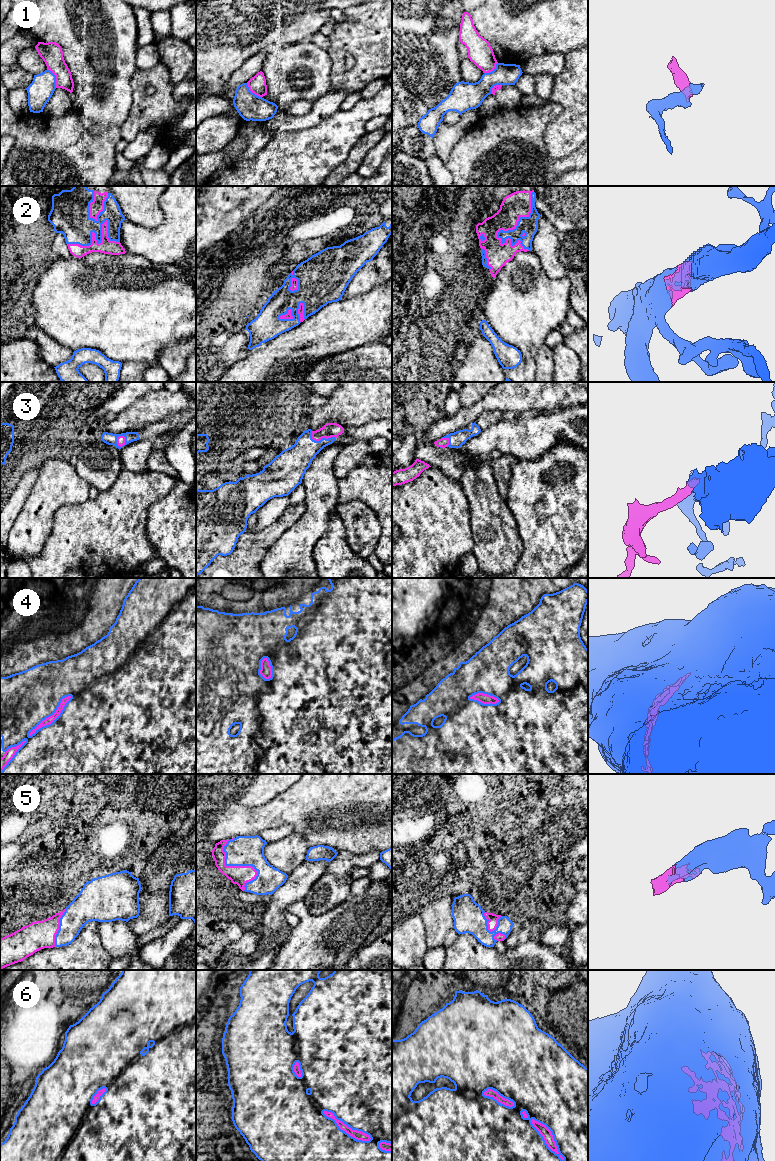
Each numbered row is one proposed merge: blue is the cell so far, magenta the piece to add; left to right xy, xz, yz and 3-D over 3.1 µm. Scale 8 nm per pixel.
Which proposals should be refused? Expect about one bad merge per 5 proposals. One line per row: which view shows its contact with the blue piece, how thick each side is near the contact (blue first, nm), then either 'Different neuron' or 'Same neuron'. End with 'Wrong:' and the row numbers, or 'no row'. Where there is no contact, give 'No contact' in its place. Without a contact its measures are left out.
1: Touches blue in xy. Thickness 200 nm (blue) against 170 nm. Different neuron
2: Touches blue in yz. Thickness 140 nm (blue) against 200 nm. Same neuron
3: Touches blue in xz. Thickness 220 nm (blue) against 120 nm. Same neuron
4: Touches blue in xy. Thickness 440 nm (blue) against 60 nm. Same neuron
5: Touches blue in xz. Thickness 240 nm (blue) against 150 nm. Same neuron
6: Touches blue in xz. Thickness 500 nm (blue) against 70 nm. Same neuron
Wrong: 1

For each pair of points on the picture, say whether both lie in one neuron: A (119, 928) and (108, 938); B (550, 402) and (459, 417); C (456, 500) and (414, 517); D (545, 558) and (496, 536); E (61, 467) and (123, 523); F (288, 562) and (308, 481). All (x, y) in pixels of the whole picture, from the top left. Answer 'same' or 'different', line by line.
A: same
B: same
C: same
D: different
E: different
F: same

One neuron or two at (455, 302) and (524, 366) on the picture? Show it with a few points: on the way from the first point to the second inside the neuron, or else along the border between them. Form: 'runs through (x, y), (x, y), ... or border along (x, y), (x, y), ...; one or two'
border along (486, 296), (484, 303), (485, 319); two

